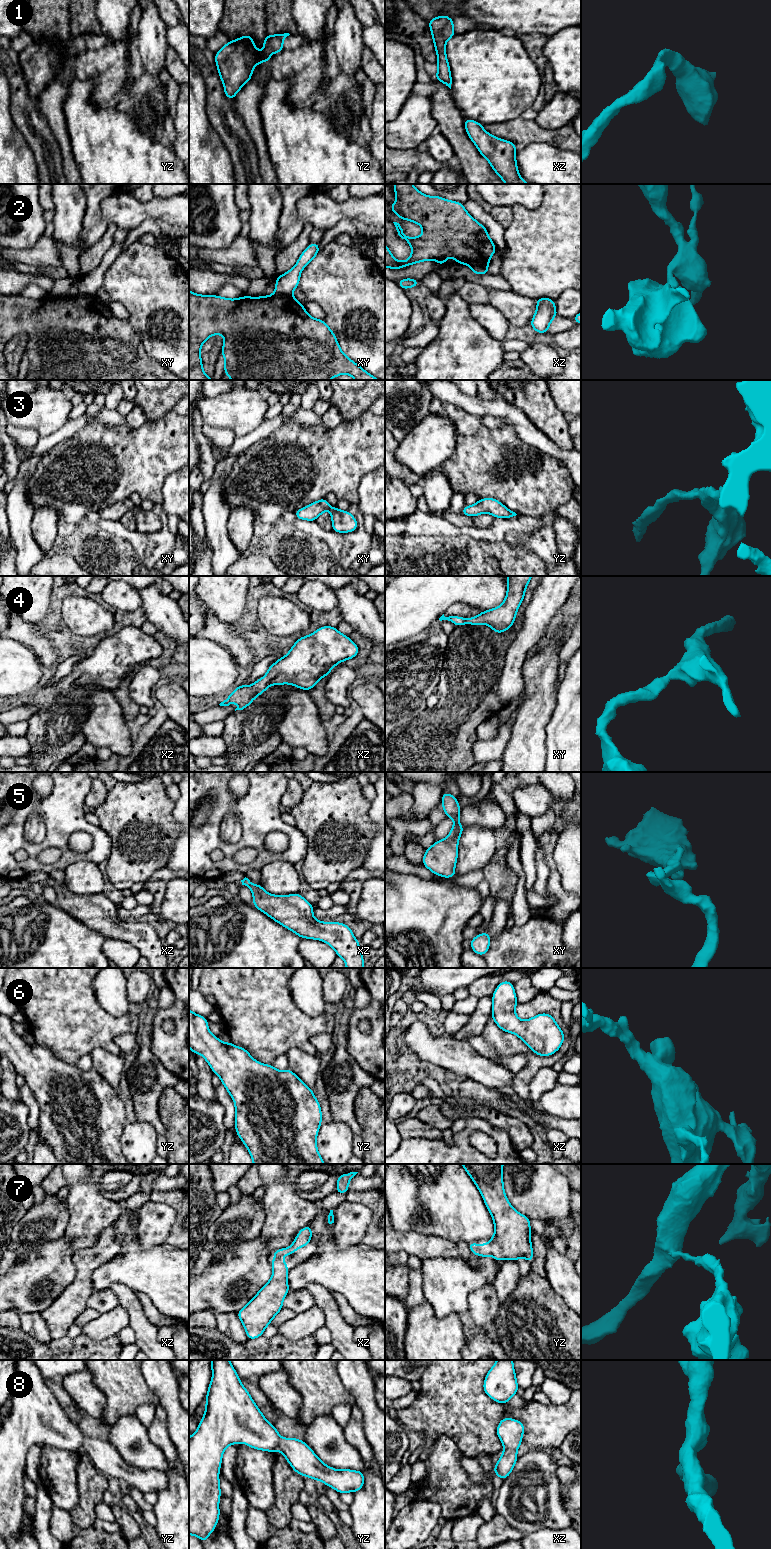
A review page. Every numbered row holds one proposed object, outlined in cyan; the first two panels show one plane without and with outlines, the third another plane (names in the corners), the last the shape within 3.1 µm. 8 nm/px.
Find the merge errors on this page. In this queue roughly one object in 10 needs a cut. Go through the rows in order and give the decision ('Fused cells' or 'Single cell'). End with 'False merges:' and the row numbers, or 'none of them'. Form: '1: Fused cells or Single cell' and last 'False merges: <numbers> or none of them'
1: Single cell
2: Fused cells
3: Single cell
4: Single cell
5: Single cell
6: Single cell
7: Single cell
8: Single cell
False merges: 2

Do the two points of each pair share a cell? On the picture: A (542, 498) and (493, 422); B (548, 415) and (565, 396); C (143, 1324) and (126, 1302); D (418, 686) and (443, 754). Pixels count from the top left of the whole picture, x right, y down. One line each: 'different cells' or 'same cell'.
A: different cells
B: different cells
C: same cell
D: different cells

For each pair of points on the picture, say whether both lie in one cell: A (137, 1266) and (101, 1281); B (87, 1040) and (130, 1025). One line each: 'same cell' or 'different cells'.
A: same cell
B: same cell

